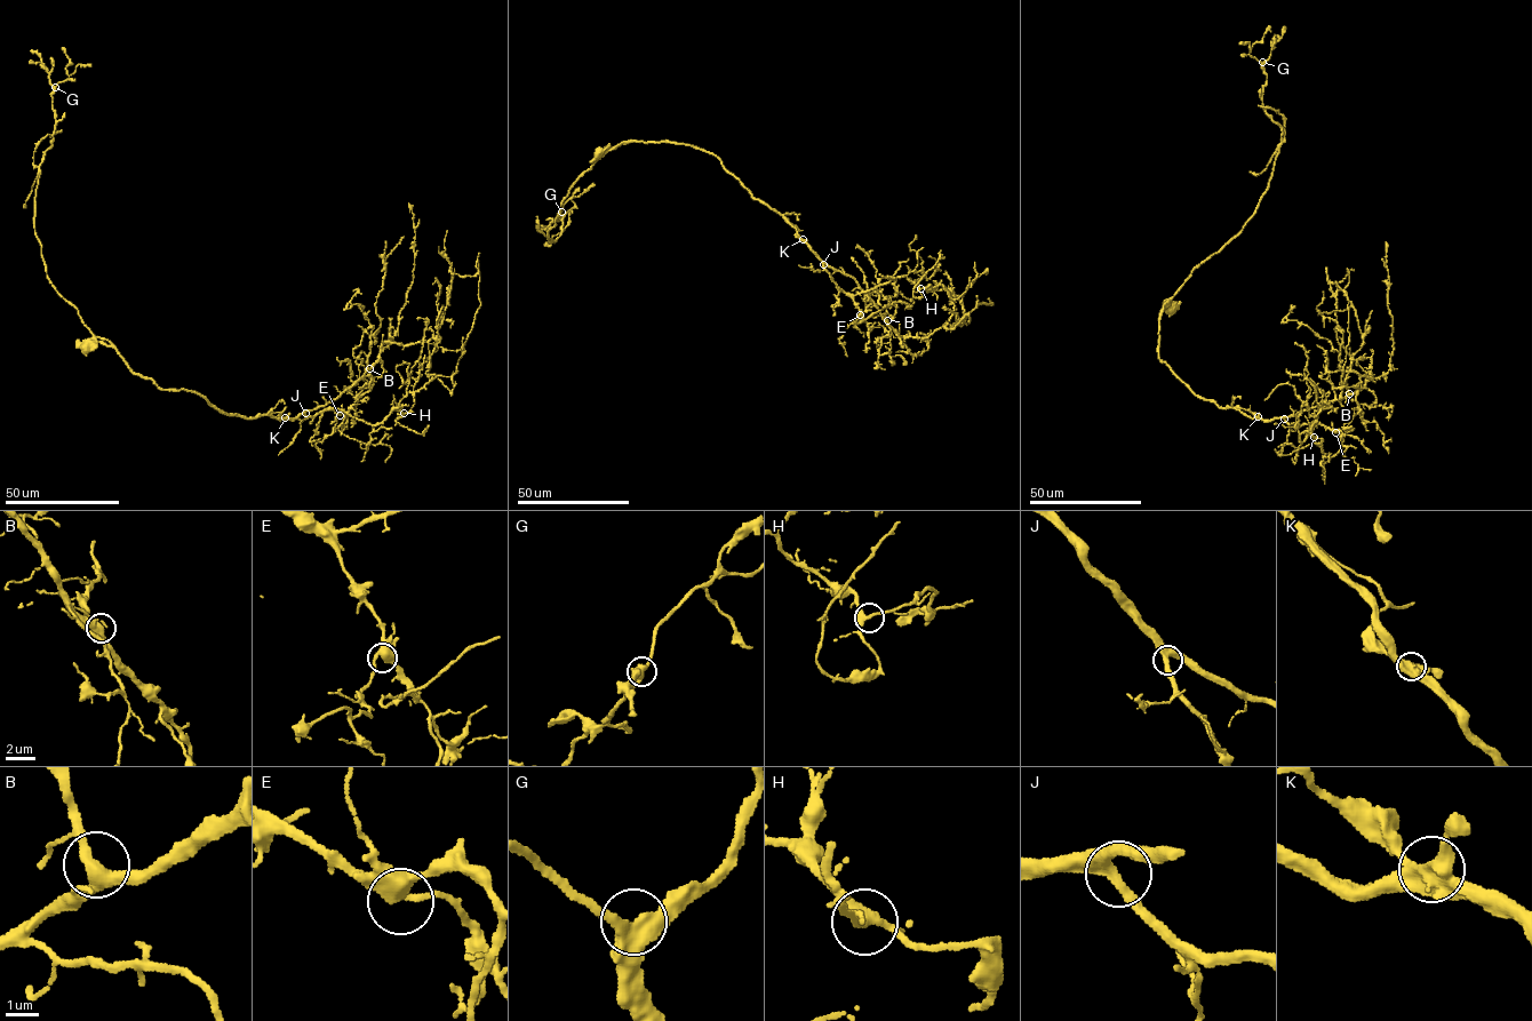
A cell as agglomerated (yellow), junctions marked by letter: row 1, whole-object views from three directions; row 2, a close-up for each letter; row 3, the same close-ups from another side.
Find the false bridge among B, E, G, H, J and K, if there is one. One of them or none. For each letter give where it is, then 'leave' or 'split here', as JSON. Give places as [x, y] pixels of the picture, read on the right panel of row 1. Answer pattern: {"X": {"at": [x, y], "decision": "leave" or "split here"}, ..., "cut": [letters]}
{"B": {"at": [1349, 393], "decision": "leave"}, "E": {"at": [1335, 432], "decision": "leave"}, "G": {"at": [1262, 62], "decision": "leave"}, "H": {"at": [1314, 437], "decision": "leave"}, "J": {"at": [1284, 419], "decision": "leave"}, "K": {"at": [1258, 416], "decision": "split here"}, "cut": ["K"]}

